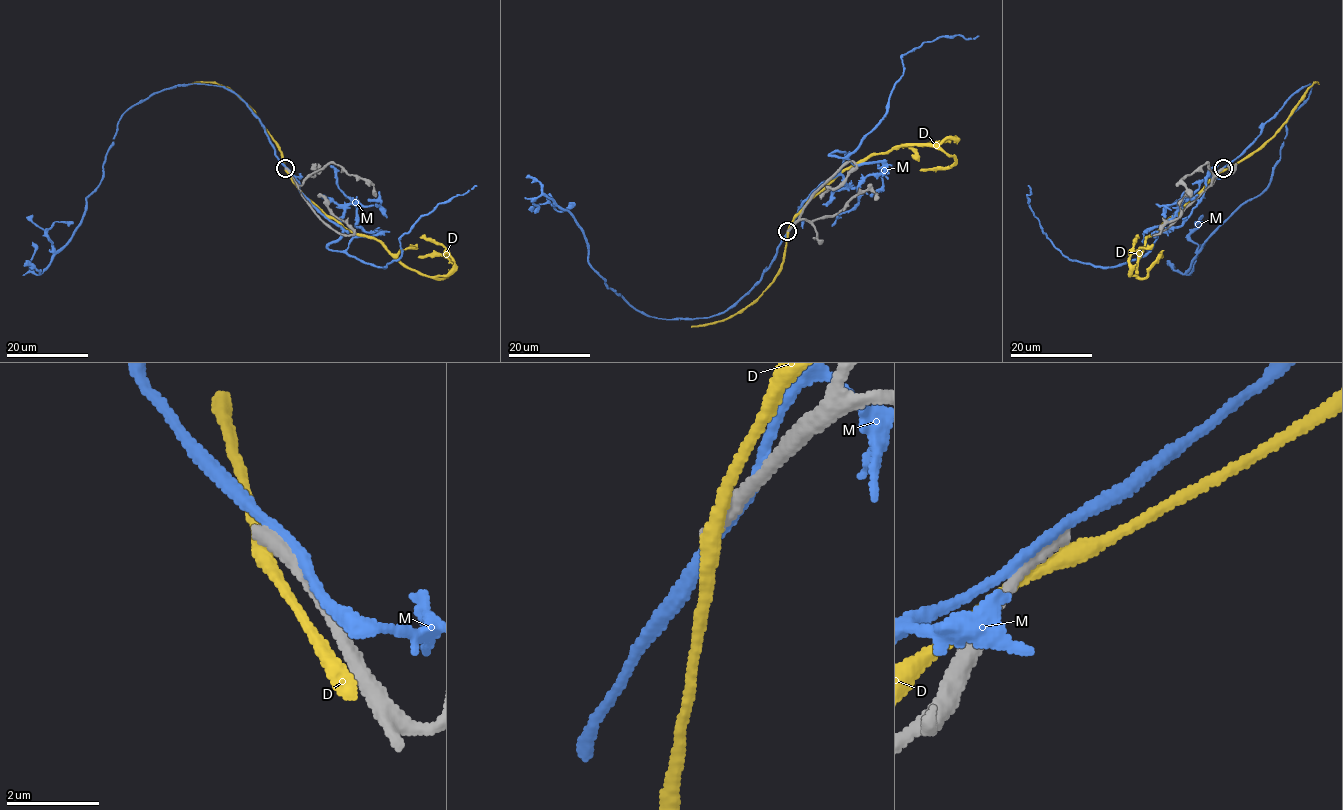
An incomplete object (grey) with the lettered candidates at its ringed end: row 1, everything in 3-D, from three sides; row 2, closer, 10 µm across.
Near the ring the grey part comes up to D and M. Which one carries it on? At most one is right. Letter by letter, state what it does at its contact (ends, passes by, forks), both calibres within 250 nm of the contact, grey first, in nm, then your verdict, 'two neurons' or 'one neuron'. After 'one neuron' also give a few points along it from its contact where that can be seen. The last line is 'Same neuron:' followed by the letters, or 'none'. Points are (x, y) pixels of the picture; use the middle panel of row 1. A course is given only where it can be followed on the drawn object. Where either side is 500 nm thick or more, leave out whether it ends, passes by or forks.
D: it passes by; calibres 440 and 320 nm; two neurons
M: it passes by; calibres 480 and 200 nm; two neurons
Same neuron: none

